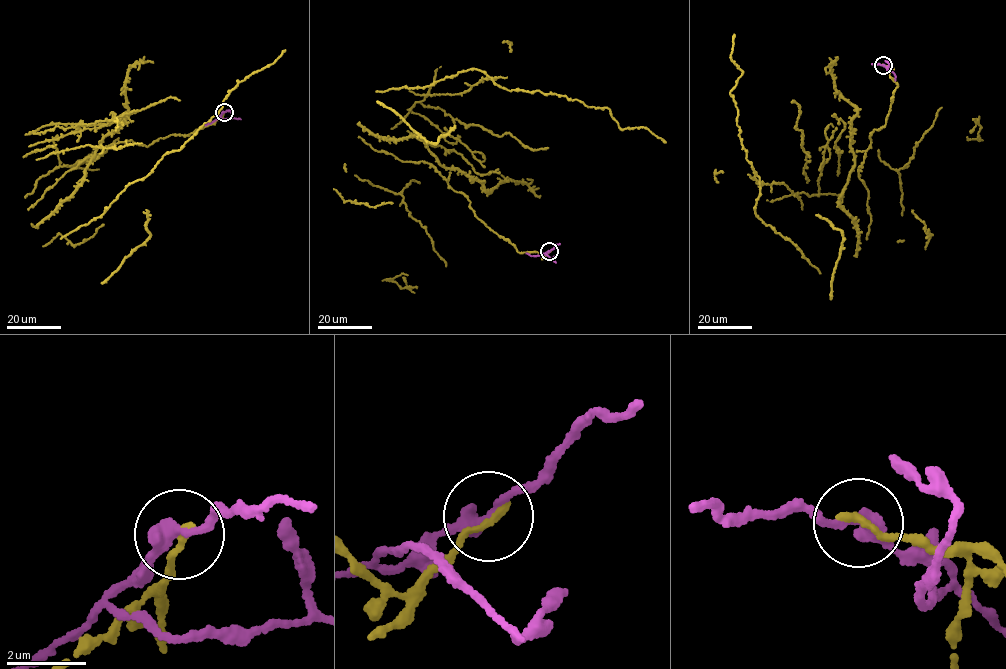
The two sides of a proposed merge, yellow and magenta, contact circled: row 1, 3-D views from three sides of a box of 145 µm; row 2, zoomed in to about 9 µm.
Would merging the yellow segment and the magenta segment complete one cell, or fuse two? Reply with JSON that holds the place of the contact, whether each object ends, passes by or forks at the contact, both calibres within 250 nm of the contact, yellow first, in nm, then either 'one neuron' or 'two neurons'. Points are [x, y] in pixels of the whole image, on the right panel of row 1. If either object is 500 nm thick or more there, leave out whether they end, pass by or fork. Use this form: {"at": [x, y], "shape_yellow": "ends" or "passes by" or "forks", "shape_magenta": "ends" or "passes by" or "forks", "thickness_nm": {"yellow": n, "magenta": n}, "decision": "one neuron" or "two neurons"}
{"at": [883, 65], "shape_yellow": "ends", "shape_magenta": "passes by", "thickness_nm": {"yellow": 200, "magenta": 320}, "decision": "two neurons"}

